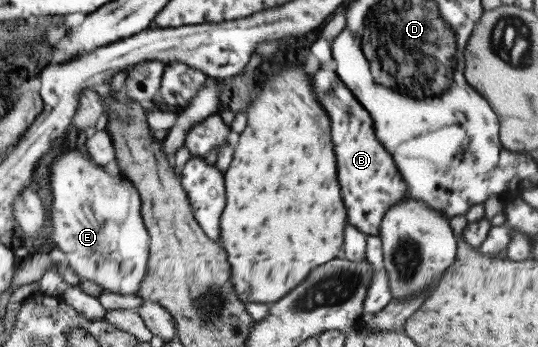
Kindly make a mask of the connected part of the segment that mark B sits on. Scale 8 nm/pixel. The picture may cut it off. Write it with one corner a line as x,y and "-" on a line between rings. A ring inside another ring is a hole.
314,65
310,70
310,85
313,97
325,109
329,119
331,147
337,161
337,183
341,199
345,205
346,223
356,227
365,235
379,235
379,224
390,205
405,198
406,185
392,157
385,151
380,141
373,135
371,117
363,109
353,93
341,84
332,70
321,69

